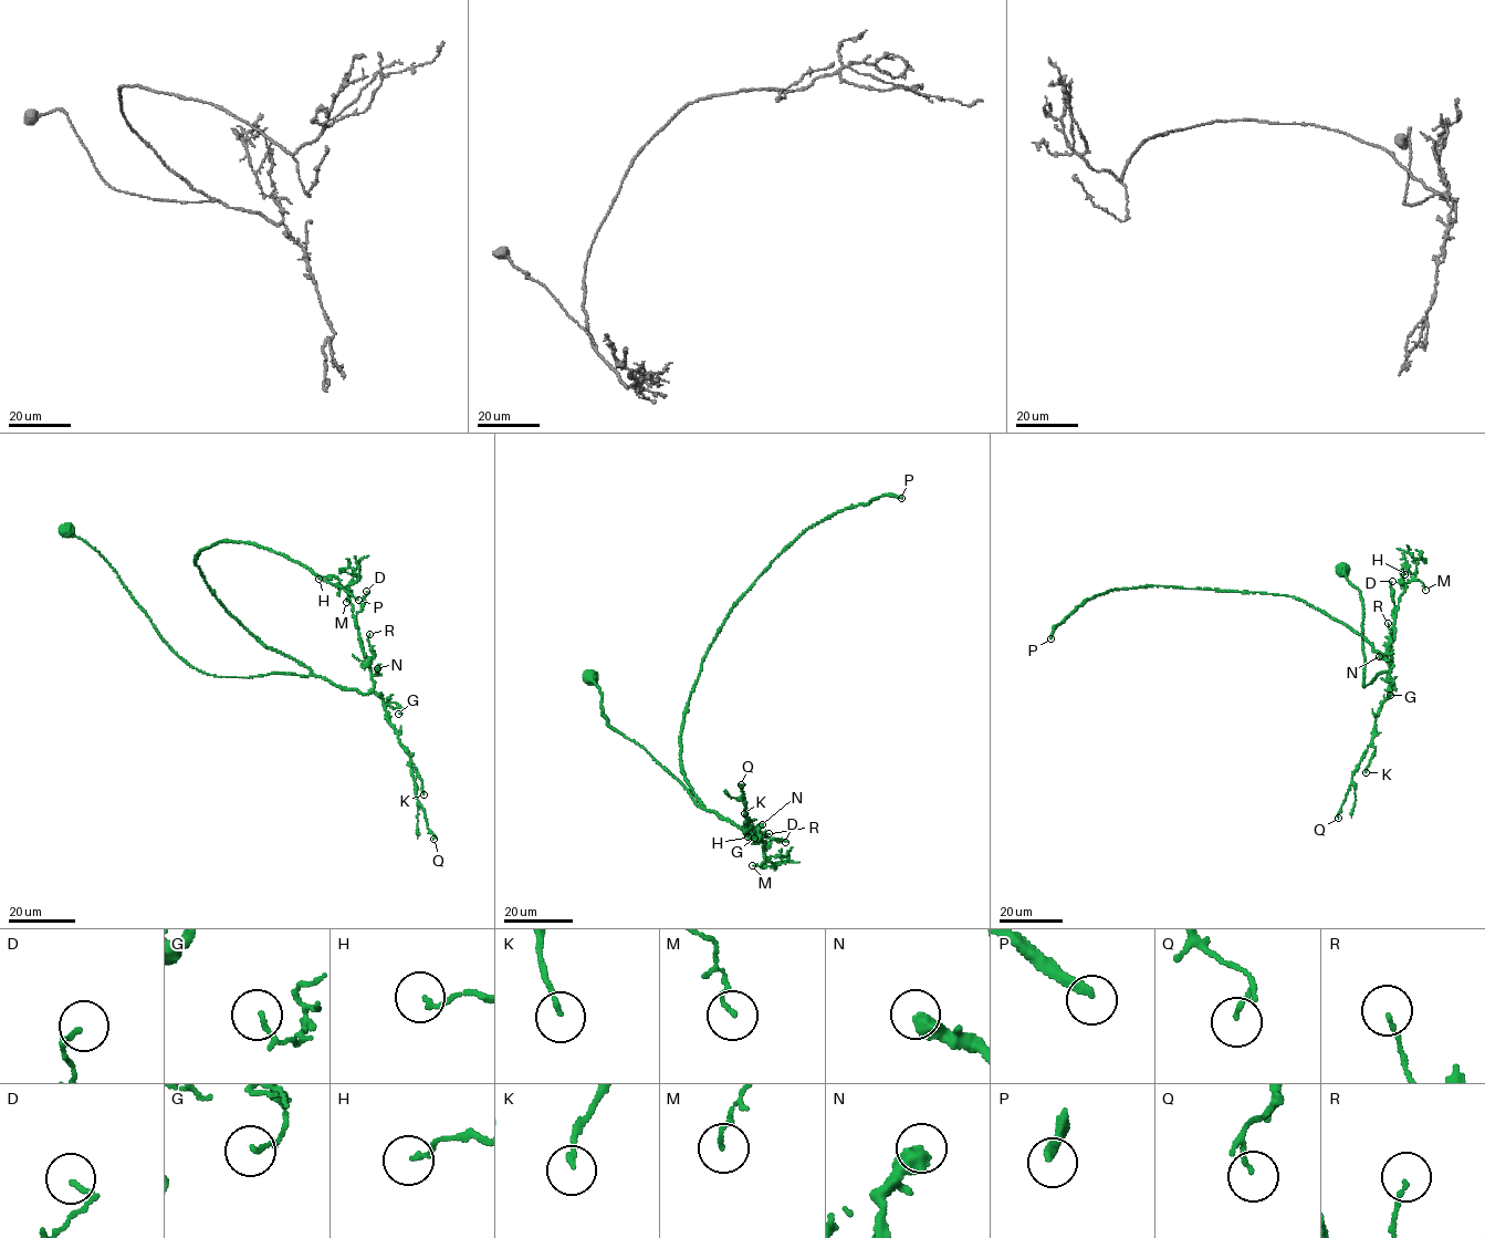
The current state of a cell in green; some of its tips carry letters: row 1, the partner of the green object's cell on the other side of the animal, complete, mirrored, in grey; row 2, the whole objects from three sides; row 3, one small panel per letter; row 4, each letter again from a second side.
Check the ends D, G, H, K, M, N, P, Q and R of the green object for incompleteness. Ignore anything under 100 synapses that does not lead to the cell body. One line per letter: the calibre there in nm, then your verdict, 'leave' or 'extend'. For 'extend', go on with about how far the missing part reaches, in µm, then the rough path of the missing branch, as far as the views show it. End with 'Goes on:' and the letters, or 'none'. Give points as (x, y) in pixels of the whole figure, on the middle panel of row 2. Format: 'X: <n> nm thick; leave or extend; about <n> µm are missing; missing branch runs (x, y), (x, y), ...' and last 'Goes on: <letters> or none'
D: 130 nm thick; leave
G: 140 nm thick; leave
H: 130 nm thick; leave
K: 130 nm thick; leave
M: 110 nm thick; leave
N: 550 nm thick; leave
P: 280 nm thick; extend; about 130 µm are missing
Q: 80 nm thick; leave
R: 110 nm thick; leave
Goes on: P

